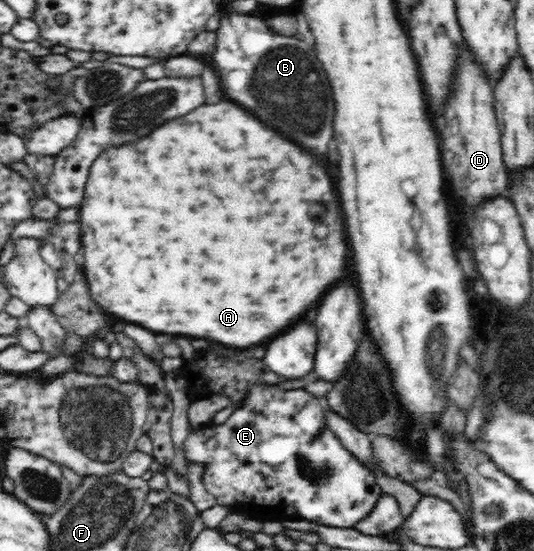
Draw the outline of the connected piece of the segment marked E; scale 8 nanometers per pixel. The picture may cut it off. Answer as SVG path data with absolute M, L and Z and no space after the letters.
M253 385L247 403L222 424L208 424L190 432L183 443L186 461L203 463L203 484L217 500L233 513L266 521L291 520L294 517L335 528L353 528L367 517L384 494L373 472L355 457L326 426L330 406L303 388L277 391L273 385Z

